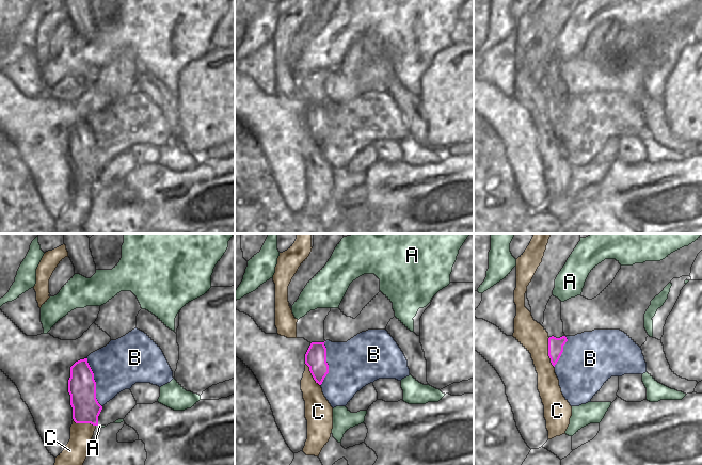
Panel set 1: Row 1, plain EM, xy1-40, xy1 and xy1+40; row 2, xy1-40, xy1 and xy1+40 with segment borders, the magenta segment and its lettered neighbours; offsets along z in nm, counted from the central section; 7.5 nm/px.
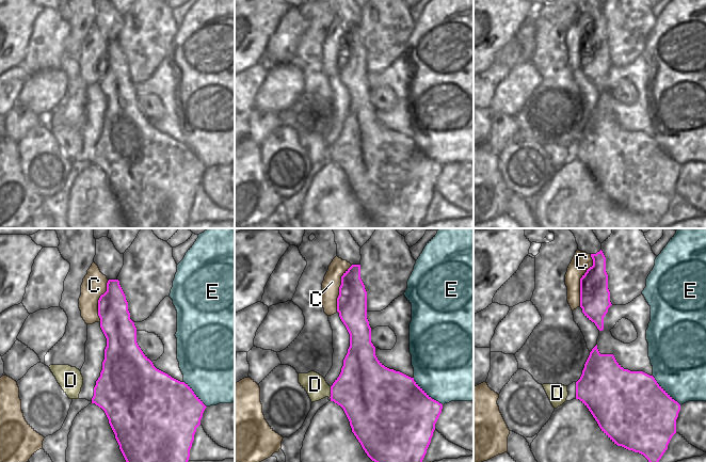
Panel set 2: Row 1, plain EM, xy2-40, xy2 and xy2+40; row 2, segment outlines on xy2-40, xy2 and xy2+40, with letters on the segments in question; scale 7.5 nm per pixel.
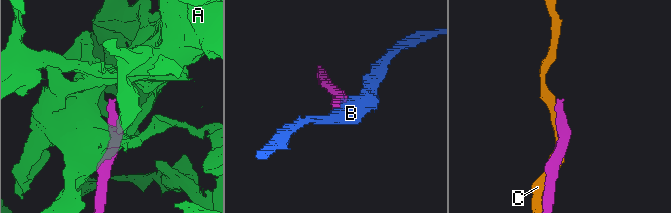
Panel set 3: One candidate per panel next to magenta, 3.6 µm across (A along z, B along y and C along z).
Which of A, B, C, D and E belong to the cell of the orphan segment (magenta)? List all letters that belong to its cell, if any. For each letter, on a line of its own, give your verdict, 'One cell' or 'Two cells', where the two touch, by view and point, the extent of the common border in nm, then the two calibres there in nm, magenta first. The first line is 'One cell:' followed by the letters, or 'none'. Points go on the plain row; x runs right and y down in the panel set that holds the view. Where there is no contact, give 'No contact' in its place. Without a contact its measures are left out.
One cell: none
A: Two cells. No contact
B: Two cells. Touches magenta at xy1-40 (95, 143). Shared border 400 nm. Thickness 200 nm (magenta) against 360 nm
C: Two cells. Touches magenta at xy2+40 (580, 42). Shared border 400 nm. Thickness 220 nm (magenta) against 150 nm
D: Two cells. Touches magenta at xy2 (331, 153). Shared border 90 nm. Thickness 440 nm (magenta) against 160 nm
E: Two cells. Touches magenta at xy2 (428, 156). Shared border 300 nm. Thickness 500 nm (magenta) against 480 nm.

